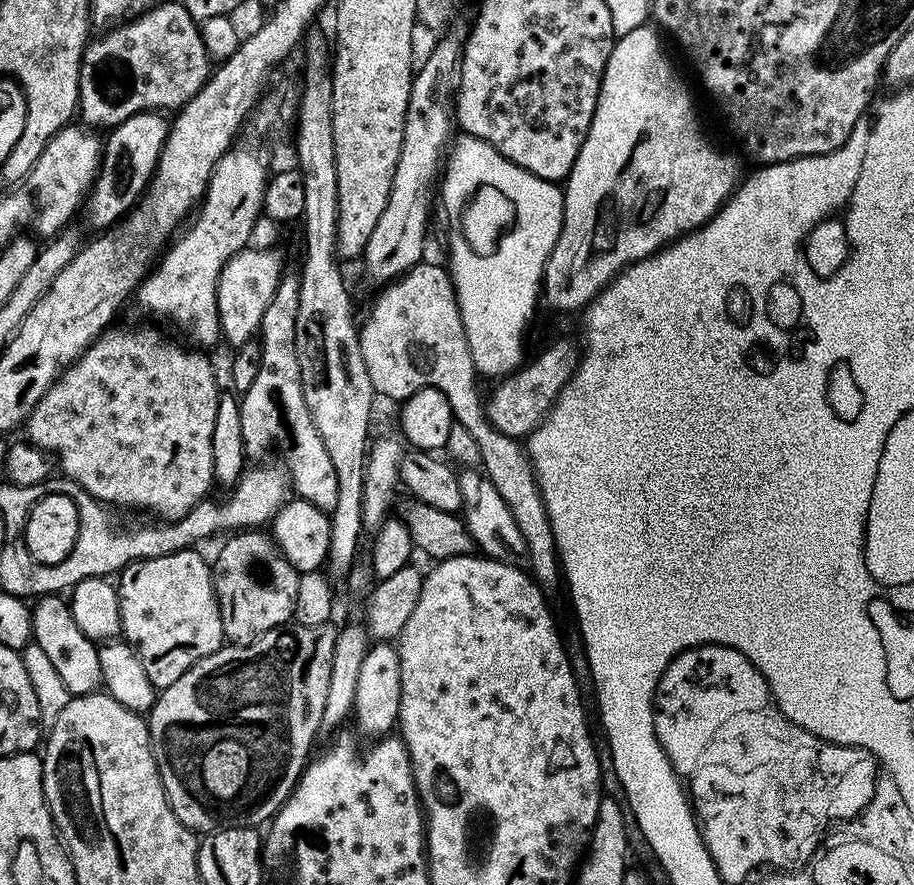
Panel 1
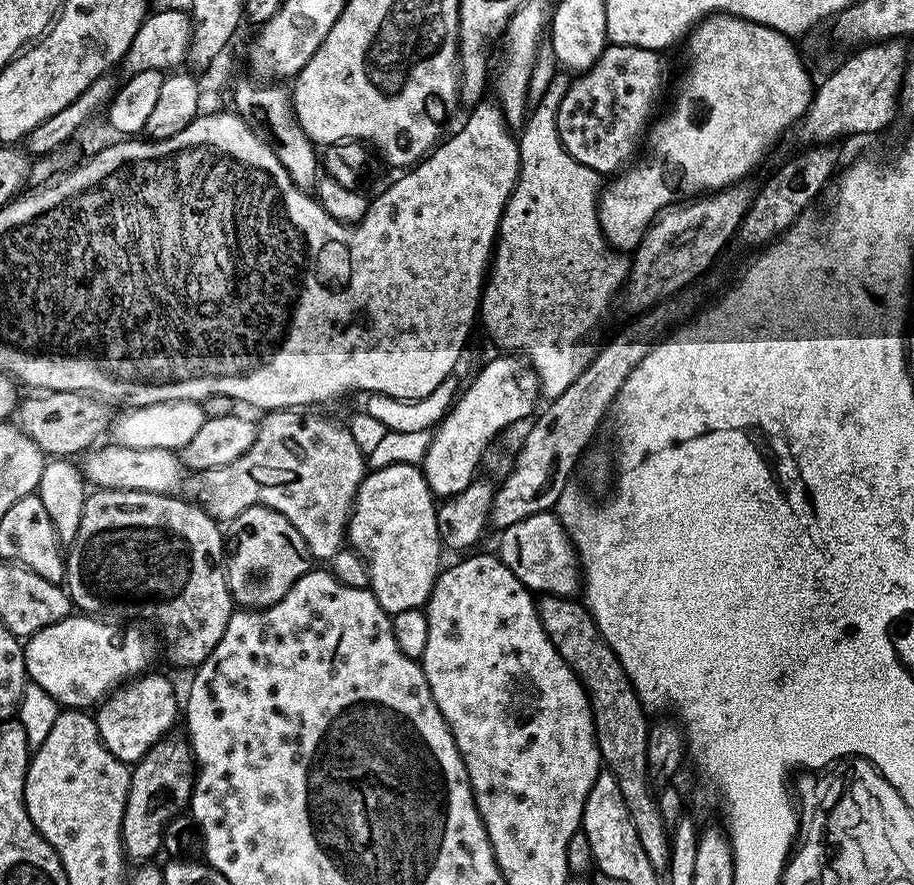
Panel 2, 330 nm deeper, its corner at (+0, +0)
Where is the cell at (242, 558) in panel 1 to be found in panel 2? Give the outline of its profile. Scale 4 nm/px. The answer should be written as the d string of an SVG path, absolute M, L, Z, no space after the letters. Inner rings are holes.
M251 508L242 510L227 525L226 528L226 555L222 561L222 567L226 574L228 589L233 601L240 608L269 608L274 606L313 567L312 551L306 546L302 534L290 526L290 522L282 514L278 514L269 508Z

